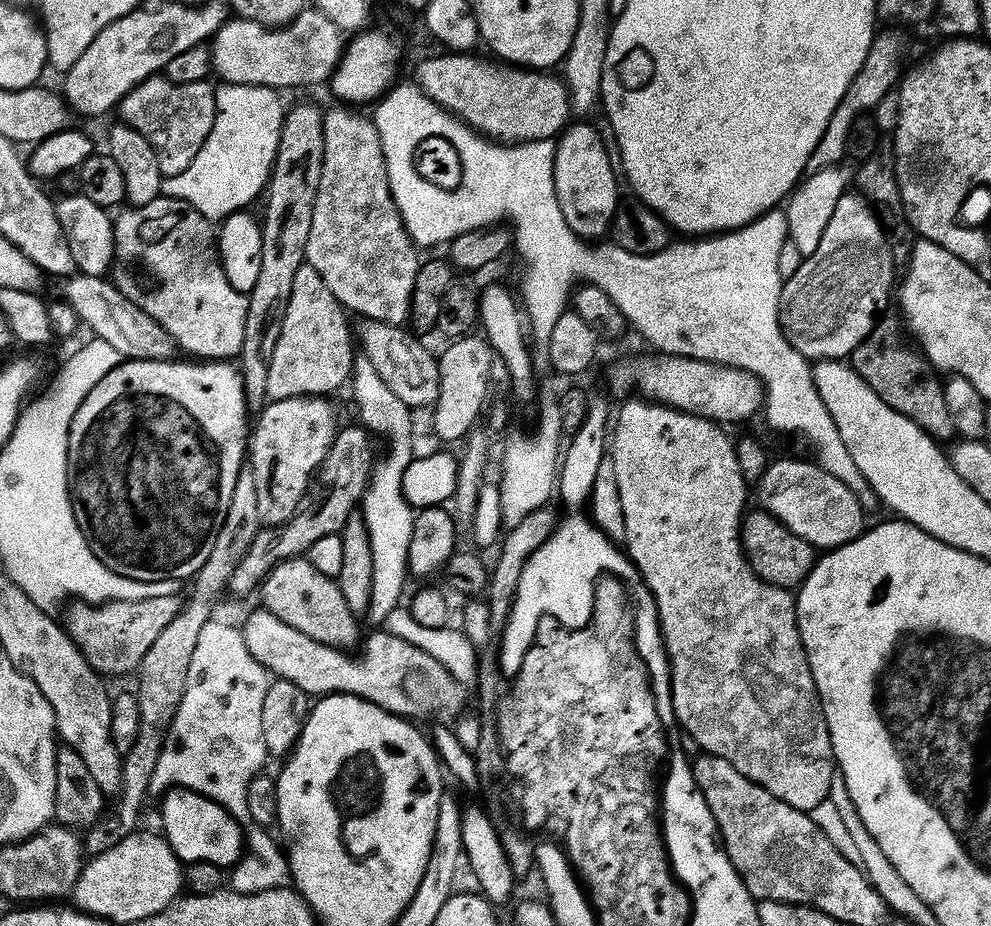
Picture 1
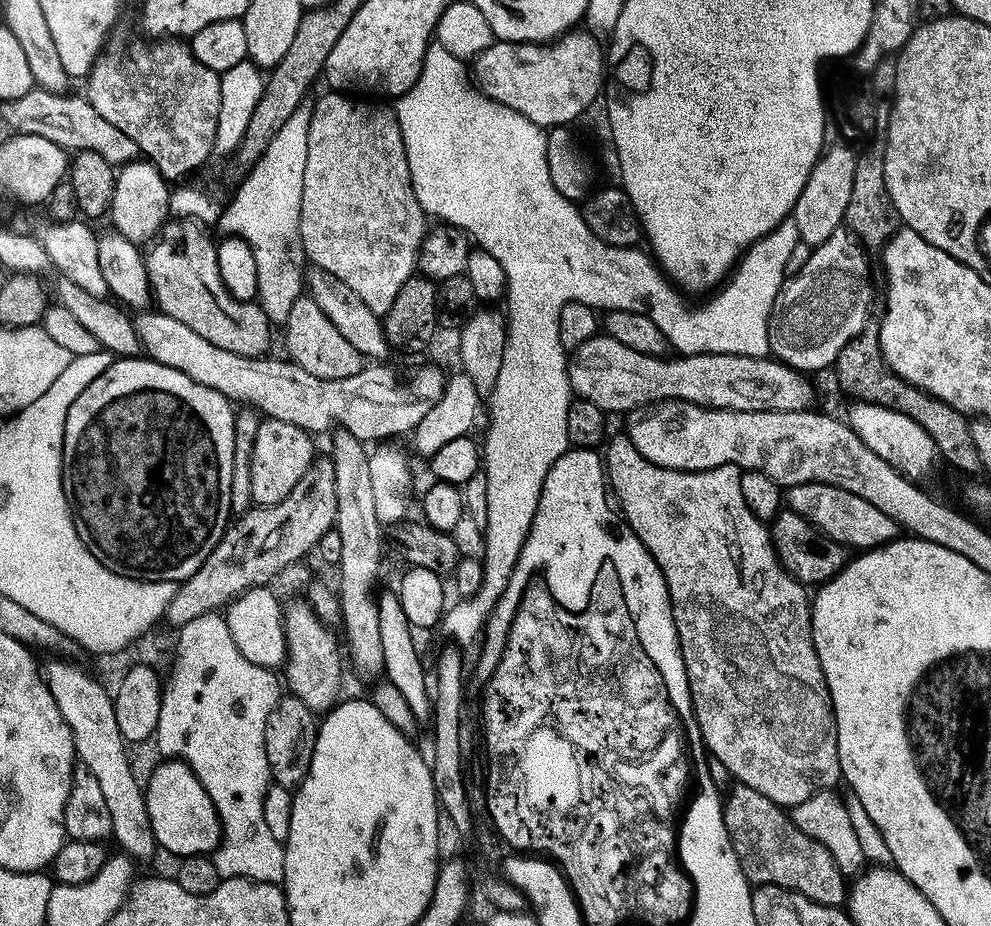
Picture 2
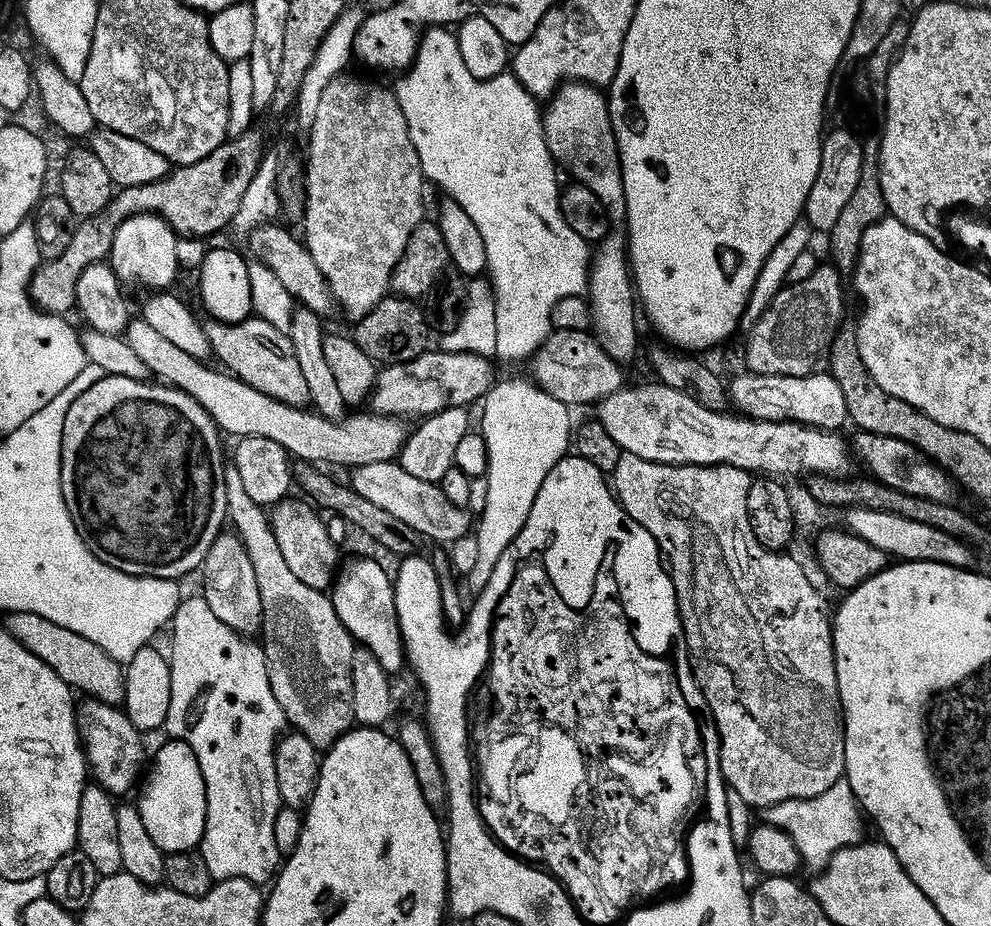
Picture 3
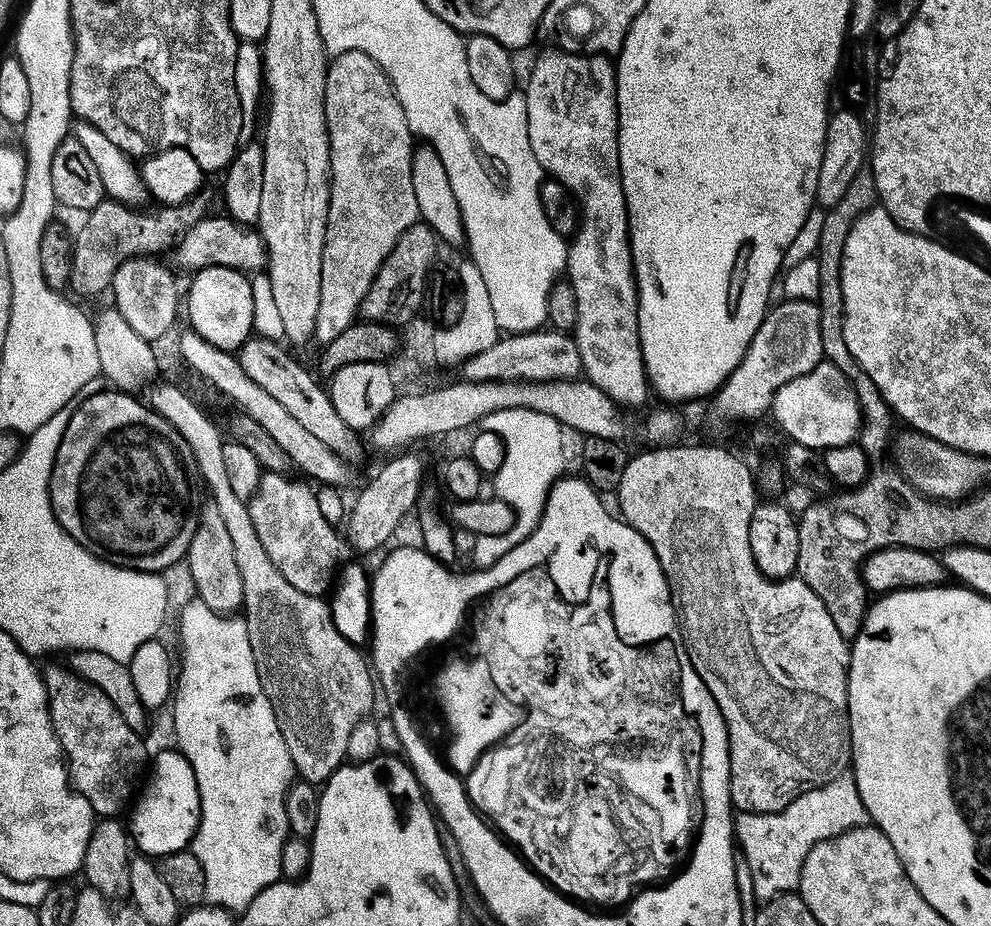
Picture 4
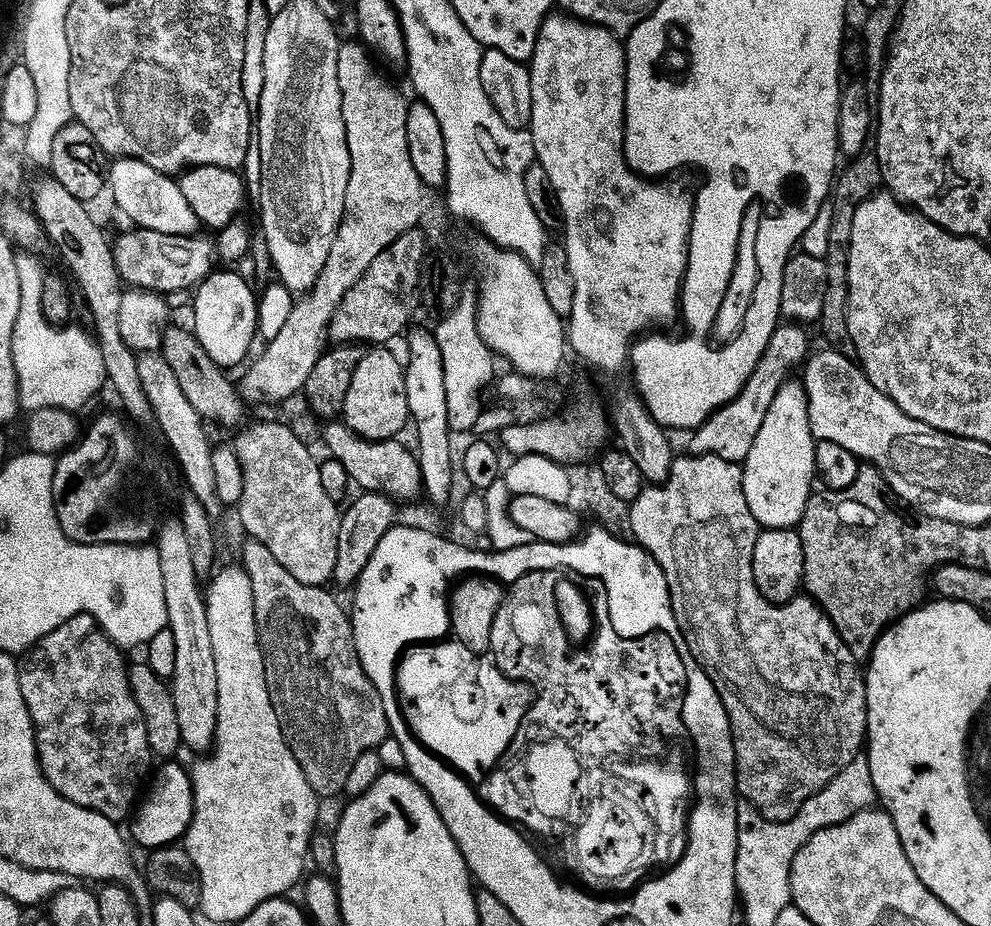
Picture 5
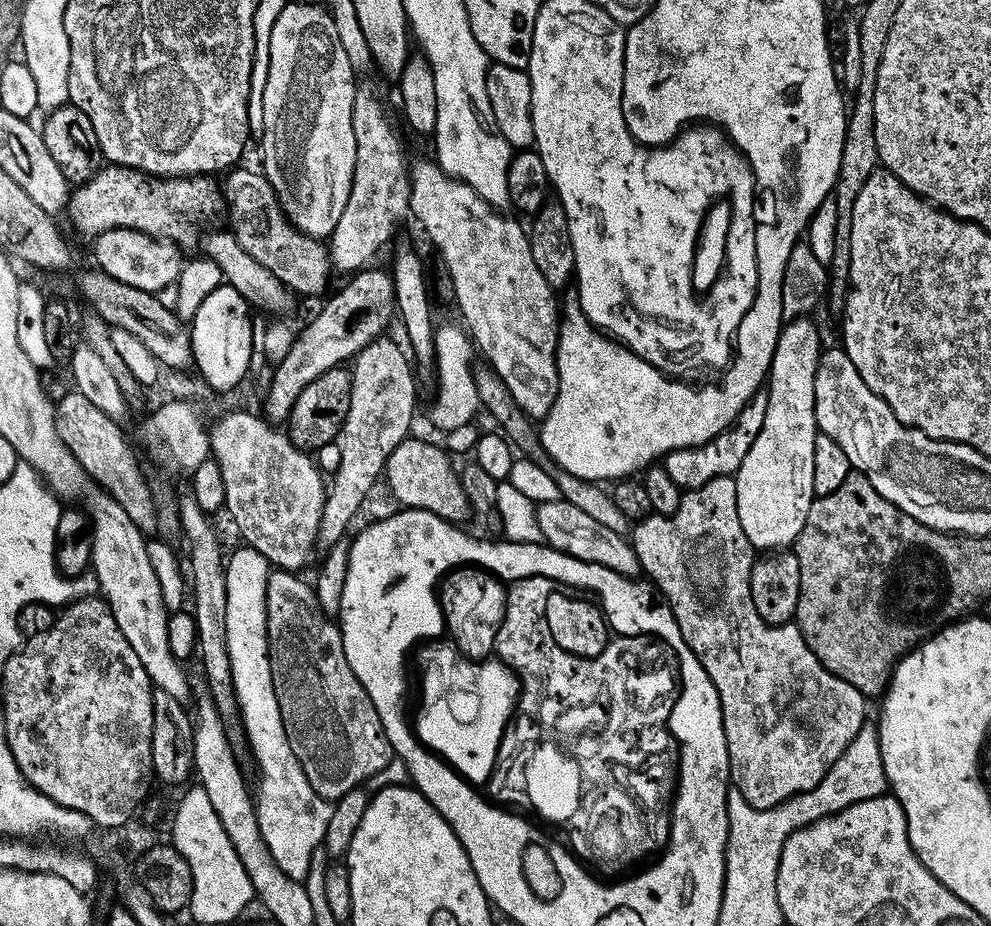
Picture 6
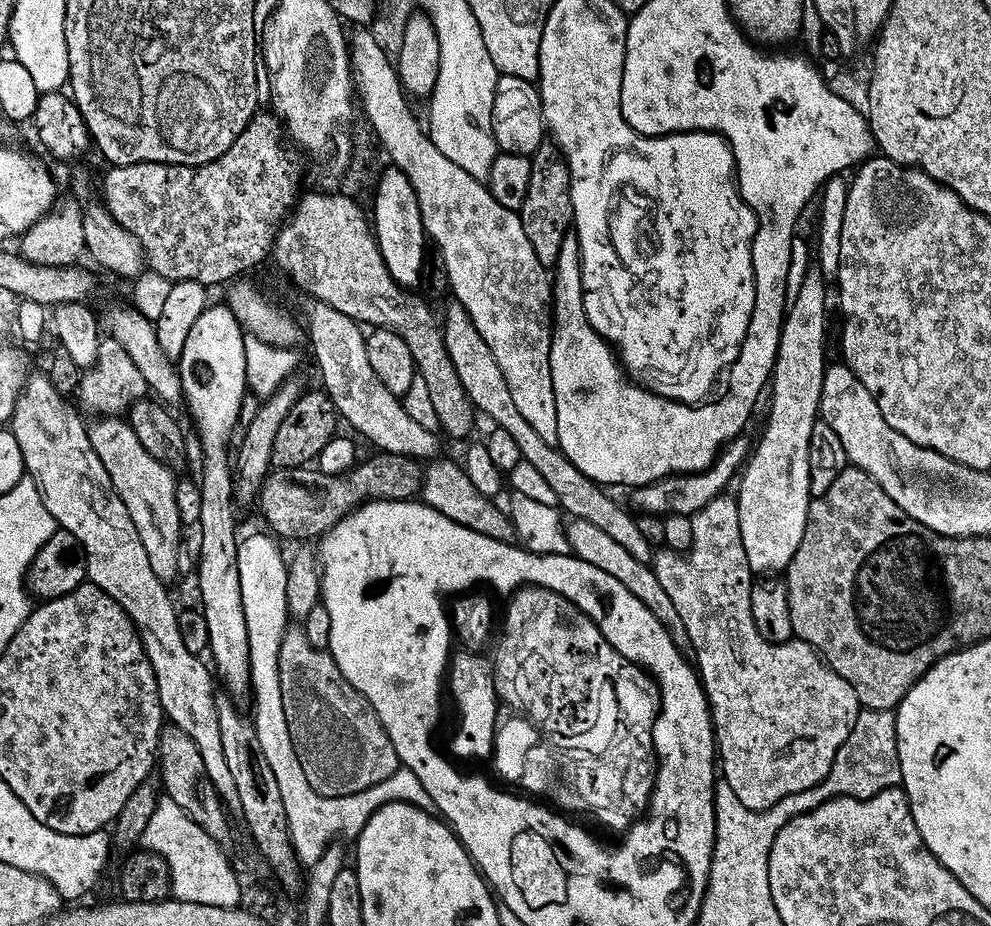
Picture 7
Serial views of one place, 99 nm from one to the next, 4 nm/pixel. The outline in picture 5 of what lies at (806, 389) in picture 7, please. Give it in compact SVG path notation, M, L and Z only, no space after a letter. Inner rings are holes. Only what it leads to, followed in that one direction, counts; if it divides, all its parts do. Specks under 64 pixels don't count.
M789 378L782 386L778 386L778 394L774 394L774 402L770 402L770 410L766 410L766 418L758 435L750 445L750 454L742 462L742 494L746 494L746 506L750 506L750 514L754 514L757 525L761 529L790 528L795 529L800 523L803 511L806 510L808 497L814 491L816 463L814 450L816 440L810 430L808 417L808 397L804 395L804 385L799 379Z

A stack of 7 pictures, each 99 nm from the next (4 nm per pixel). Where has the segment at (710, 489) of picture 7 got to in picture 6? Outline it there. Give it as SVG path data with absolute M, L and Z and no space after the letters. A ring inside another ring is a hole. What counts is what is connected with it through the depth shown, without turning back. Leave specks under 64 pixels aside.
M761 390L754 394L754 398L738 414L736 423L722 434L715 436L697 448L683 448L668 453L663 457L662 465L668 472L670 479L681 490L700 488L706 482L723 476L735 477L737 470L742 466L750 446L754 446L754 438L762 431L762 422L766 418L767 391Z

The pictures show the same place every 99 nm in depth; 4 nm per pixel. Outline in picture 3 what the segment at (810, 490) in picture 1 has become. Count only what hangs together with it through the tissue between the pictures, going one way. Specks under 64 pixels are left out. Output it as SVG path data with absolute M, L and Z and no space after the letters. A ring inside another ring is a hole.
M845 507L843 527L853 532L858 538L870 542L870 546L878 546L890 558L900 562L909 560L937 560L955 568L969 567L973 562L973 549L961 539L956 539L942 530L935 529L923 522L916 522L902 514L888 513L861 507Z

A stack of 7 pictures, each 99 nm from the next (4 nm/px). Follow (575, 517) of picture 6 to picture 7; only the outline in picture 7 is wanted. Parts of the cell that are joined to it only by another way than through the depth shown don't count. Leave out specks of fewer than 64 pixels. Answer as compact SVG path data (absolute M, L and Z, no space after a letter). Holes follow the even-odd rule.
M572 518L567 521L566 529L570 552L575 559L590 562L590 566L598 566L598 570L610 574L610 578L618 578L618 582L622 582L622 586L626 586L626 590L630 590L630 594L634 594L634 598L638 598L638 602L642 602L642 606L646 606L646 610L650 610L650 614L654 614L654 618L662 622L677 648L691 649L692 643L686 634L686 626L682 626L682 617L678 615L674 602L670 602L666 590L662 590L662 582L658 582L656 572L650 564L638 562L616 539L610 538L591 522Z

